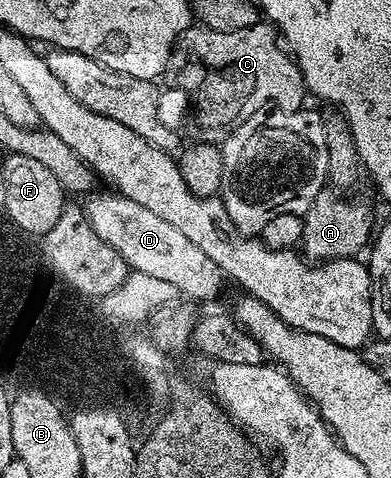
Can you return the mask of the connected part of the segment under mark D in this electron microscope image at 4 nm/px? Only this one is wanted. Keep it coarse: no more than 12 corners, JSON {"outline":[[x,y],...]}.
{"outline":[[117,193],[84,203],[127,268],[187,300],[214,299],[218,266],[176,225]]}

